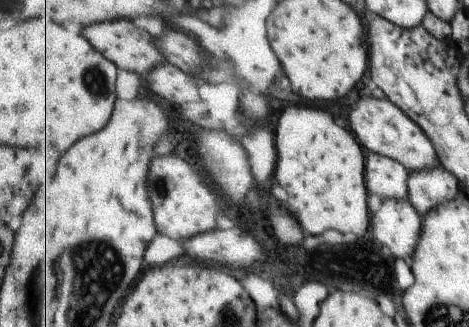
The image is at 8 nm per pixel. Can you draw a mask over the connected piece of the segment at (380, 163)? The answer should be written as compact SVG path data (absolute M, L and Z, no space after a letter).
M373 151L367 155L367 188L381 200L408 200L410 169L394 158Z

